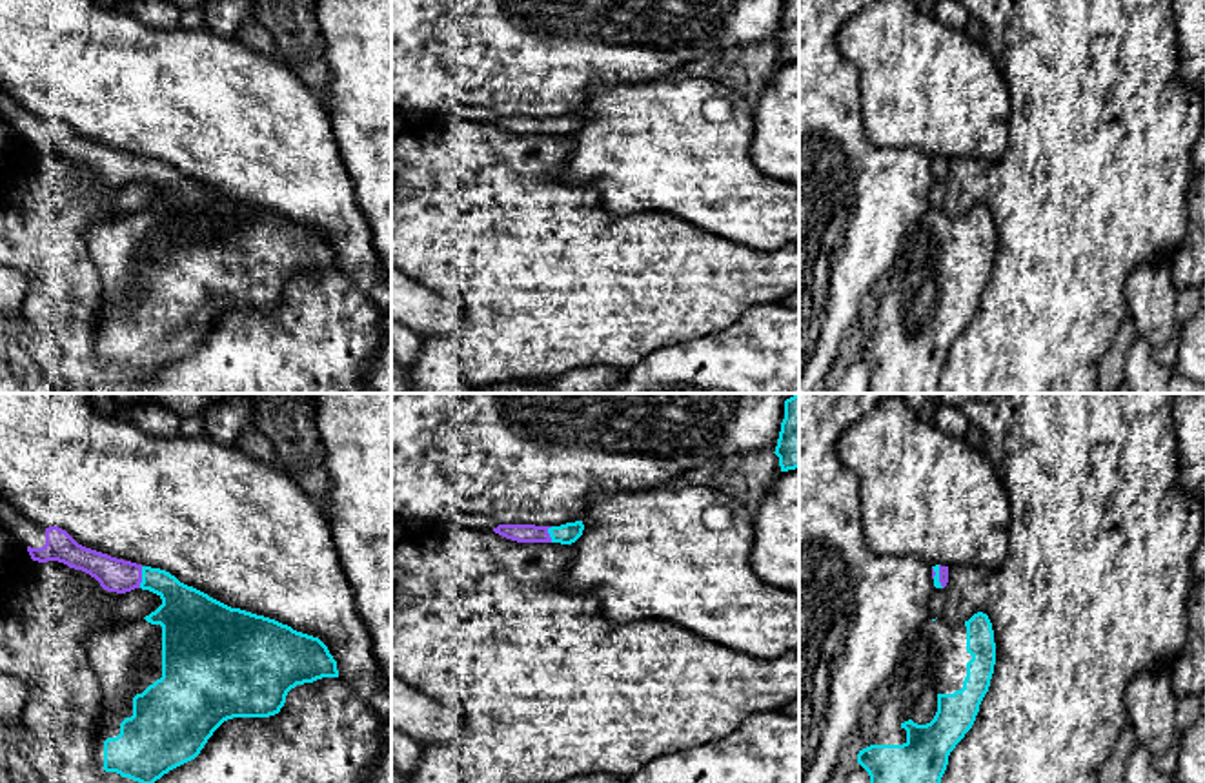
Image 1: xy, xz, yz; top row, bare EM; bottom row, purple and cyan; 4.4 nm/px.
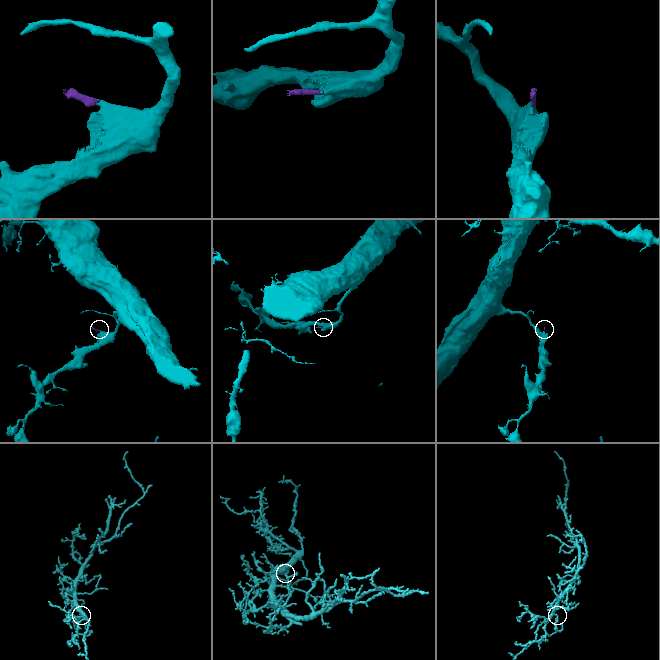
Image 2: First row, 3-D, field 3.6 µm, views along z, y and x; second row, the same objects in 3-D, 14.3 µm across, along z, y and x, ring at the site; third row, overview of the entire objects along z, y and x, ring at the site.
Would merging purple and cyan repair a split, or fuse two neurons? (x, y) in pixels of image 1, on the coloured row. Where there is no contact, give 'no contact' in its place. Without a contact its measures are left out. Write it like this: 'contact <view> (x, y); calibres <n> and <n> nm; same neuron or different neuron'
contact xy (141, 578); calibres 150 and 220 nm; same neuron

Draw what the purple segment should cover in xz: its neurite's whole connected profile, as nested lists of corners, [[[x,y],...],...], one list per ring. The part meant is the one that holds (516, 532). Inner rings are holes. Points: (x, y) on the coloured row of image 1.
[[[582,521],[566,523],[561,526],[535,526],[535,524],[499,524],[495,534],[517,543],[561,543],[572,544],[582,535]]]

